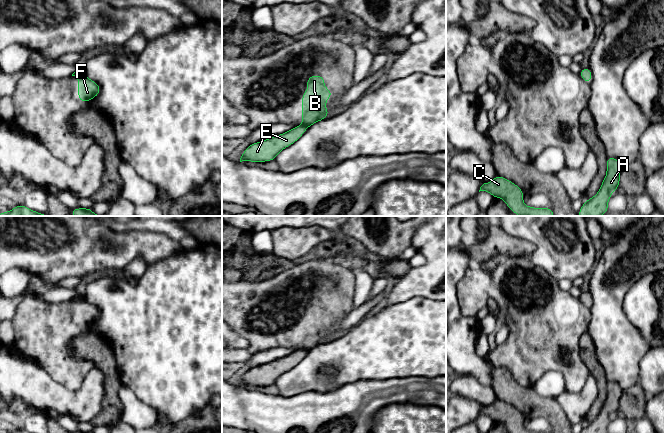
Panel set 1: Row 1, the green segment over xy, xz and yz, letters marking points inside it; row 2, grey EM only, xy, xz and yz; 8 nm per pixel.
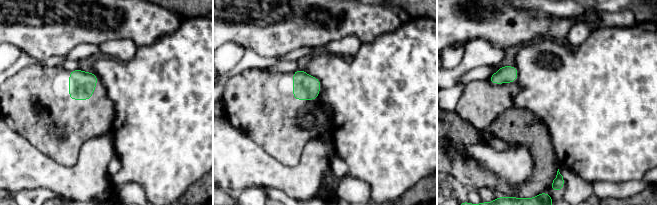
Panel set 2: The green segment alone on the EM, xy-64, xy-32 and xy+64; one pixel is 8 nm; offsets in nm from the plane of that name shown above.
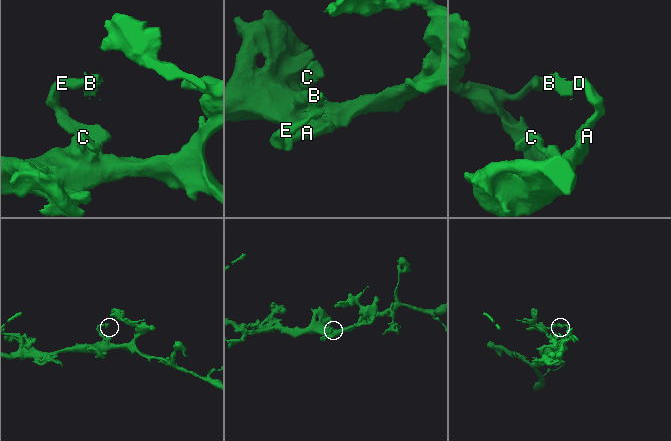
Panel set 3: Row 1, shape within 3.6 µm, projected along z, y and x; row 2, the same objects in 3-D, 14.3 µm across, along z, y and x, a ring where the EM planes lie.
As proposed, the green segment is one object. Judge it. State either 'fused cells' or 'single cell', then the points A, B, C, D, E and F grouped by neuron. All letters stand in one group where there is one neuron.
fused cells | A C D E / B F

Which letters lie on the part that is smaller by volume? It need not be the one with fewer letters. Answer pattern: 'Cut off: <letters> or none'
Cut off: B, F

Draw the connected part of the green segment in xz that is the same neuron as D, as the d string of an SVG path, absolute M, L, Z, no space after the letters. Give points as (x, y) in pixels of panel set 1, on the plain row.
M296 350L283 358L253 367L244 374L240 386L268 386L275 384L278 377L295 367L306 356L306 353L304 350Z

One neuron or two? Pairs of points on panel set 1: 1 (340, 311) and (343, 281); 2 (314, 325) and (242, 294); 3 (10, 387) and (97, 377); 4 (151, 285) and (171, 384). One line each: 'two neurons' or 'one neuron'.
1: one neuron
2: one neuron
3: one neuron
4: one neuron

